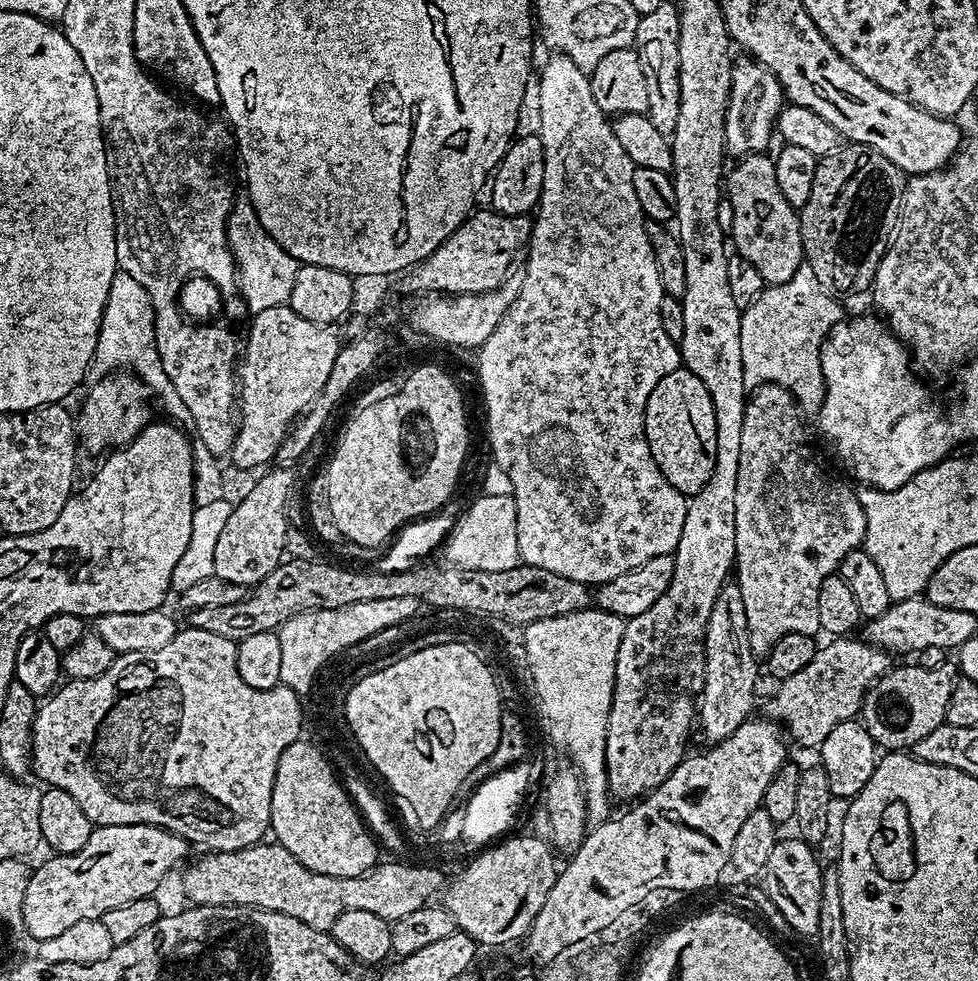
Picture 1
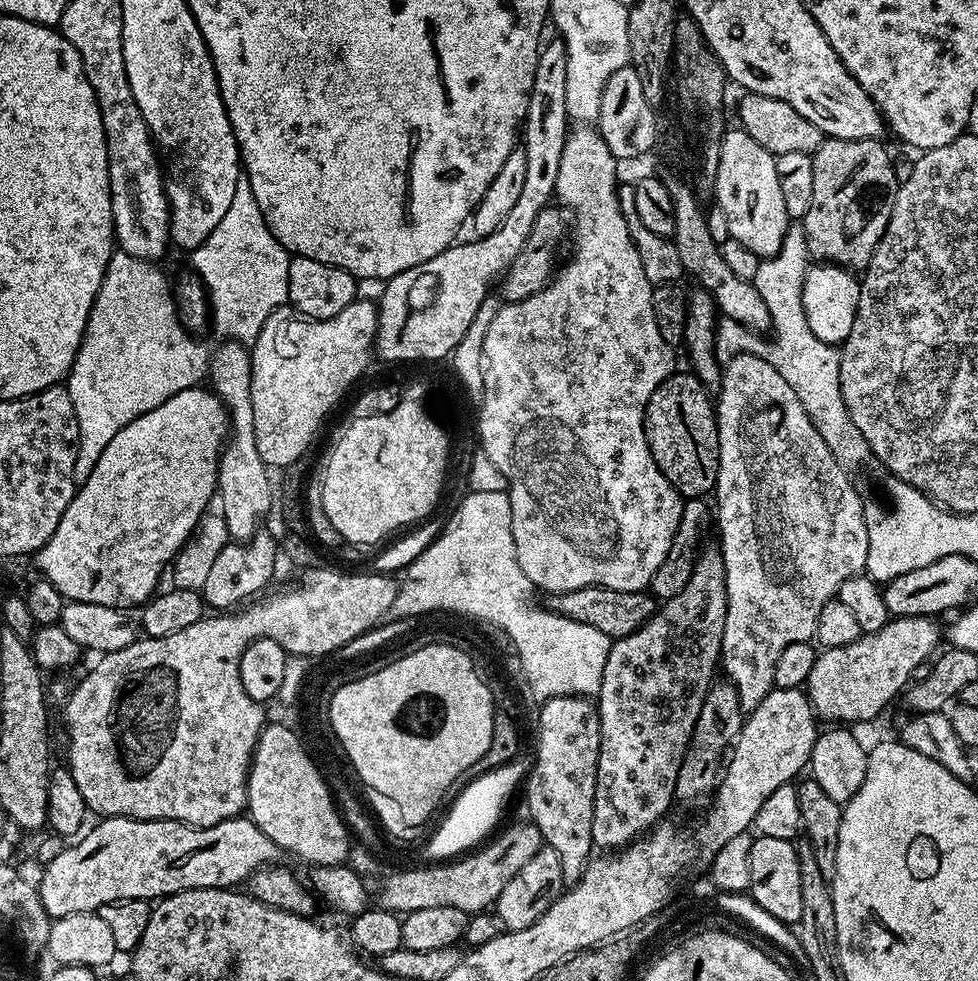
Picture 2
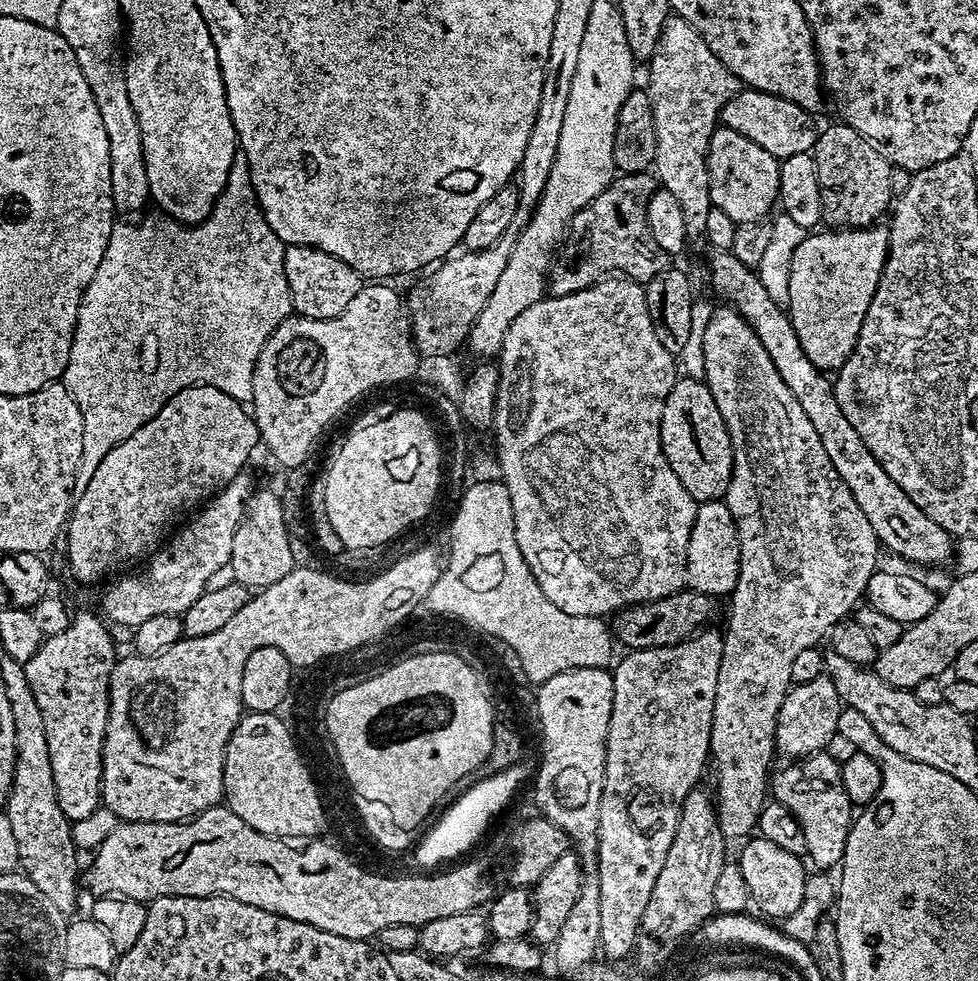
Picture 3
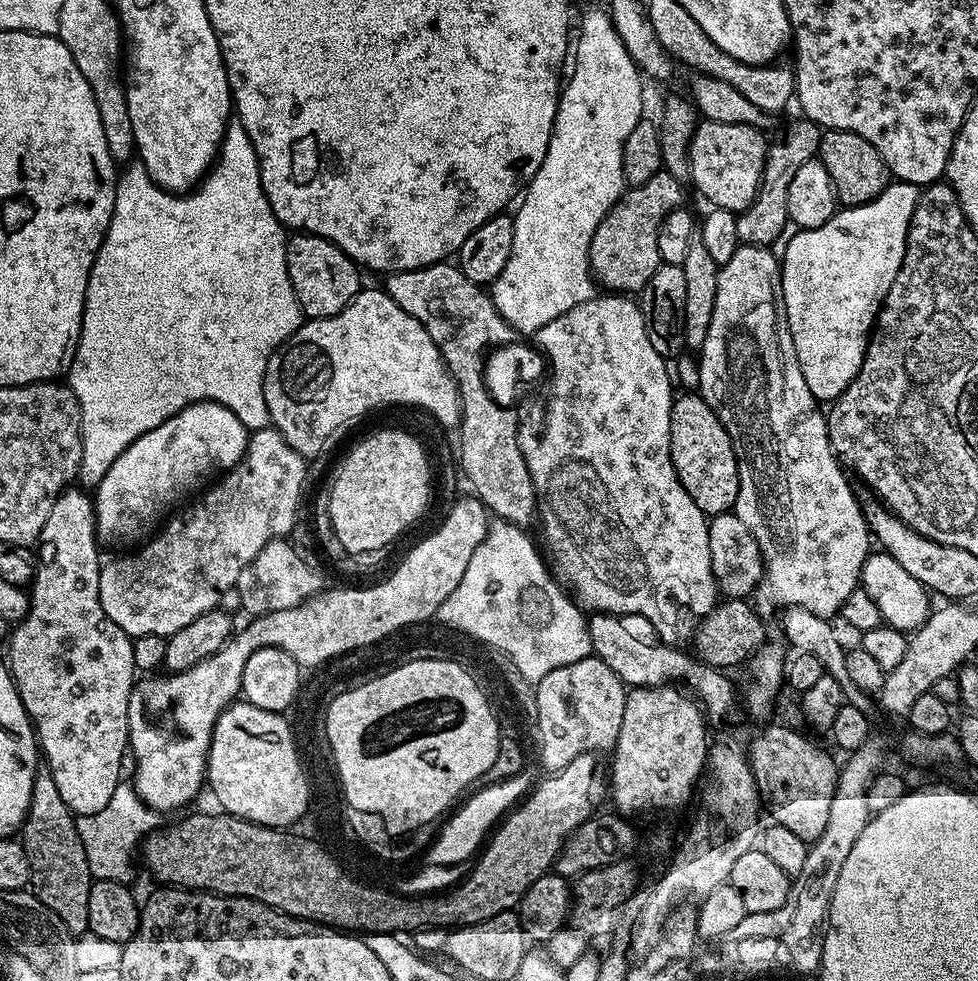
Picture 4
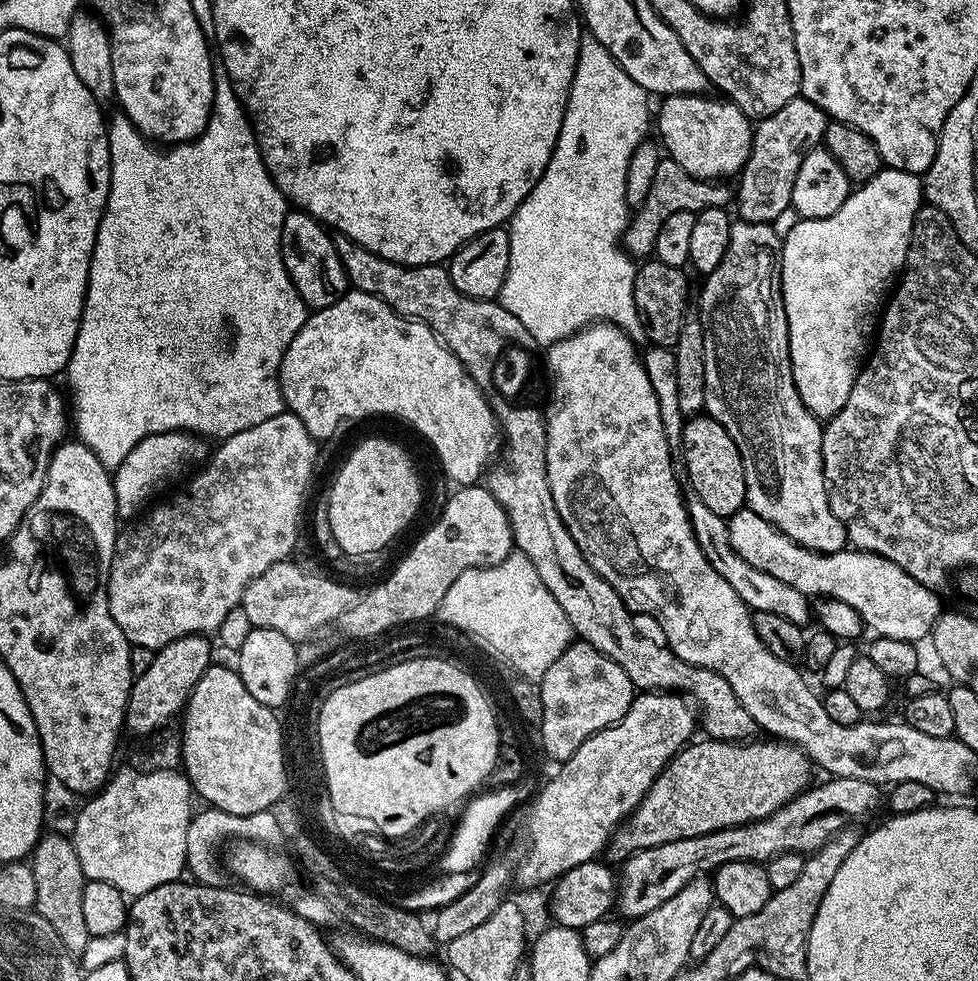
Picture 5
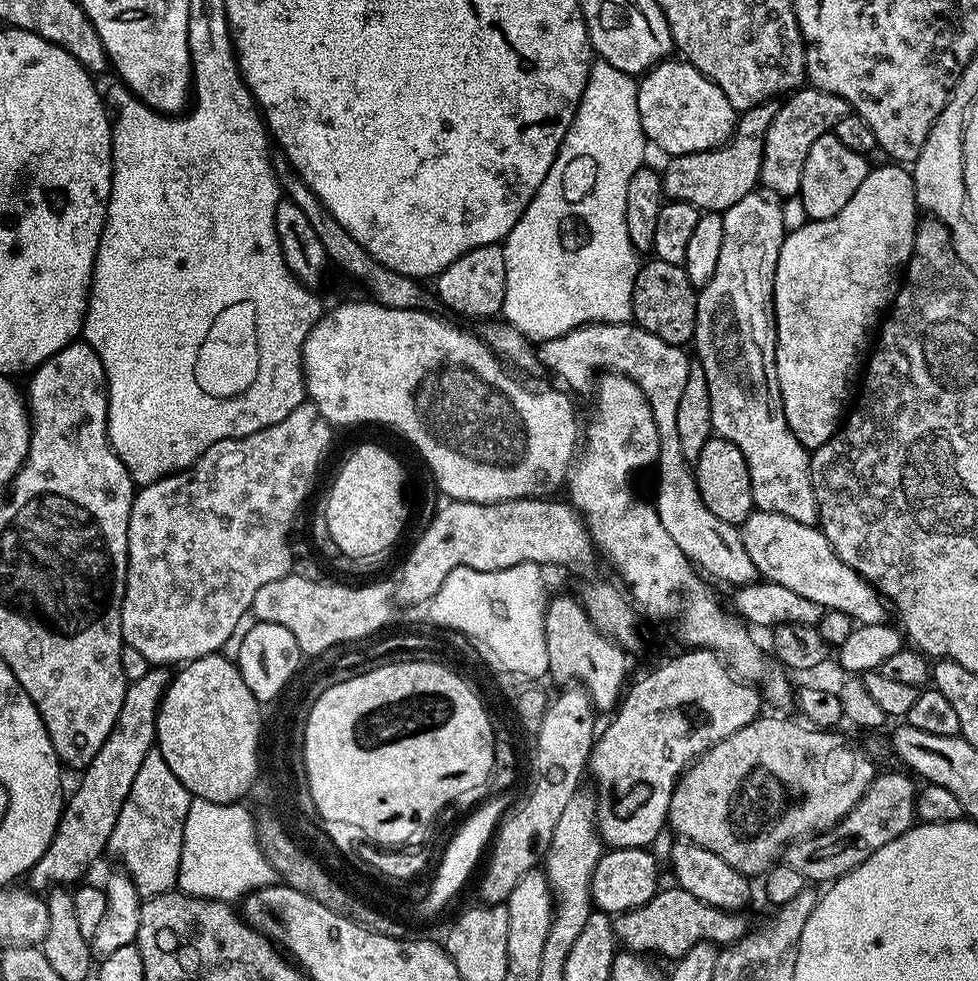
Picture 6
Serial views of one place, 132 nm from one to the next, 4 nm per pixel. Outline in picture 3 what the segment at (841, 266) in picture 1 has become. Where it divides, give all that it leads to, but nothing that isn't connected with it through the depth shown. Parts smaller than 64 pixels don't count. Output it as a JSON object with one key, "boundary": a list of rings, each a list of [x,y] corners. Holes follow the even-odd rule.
{"boundary":[[[843,122],[830,125],[817,135],[811,154],[820,187],[818,208],[824,211],[824,220],[828,223],[825,225],[836,230],[871,228],[884,211],[884,215],[889,211],[894,200],[894,169],[866,138],[862,138],[862,134],[858,134],[858,130]]]}

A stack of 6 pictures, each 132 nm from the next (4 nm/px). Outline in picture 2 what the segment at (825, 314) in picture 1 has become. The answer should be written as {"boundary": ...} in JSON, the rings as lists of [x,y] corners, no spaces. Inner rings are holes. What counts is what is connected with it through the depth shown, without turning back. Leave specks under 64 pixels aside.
{"boundary":[[[800,222],[789,223],[788,232],[777,256],[761,259],[758,274],[750,283],[762,294],[762,302],[766,304],[771,320],[770,334],[772,340],[763,340],[763,335],[746,330],[743,324],[725,319],[722,324],[728,332],[728,344],[732,348],[741,348],[741,353],[759,356],[766,361],[798,394],[798,402],[802,402],[802,410],[810,418],[814,430],[822,434],[822,442],[836,455],[836,461],[849,474],[860,472],[864,468],[864,456],[868,452],[868,444],[862,438],[862,430],[854,426],[850,414],[846,410],[846,402],[840,389],[840,348],[822,342],[810,330],[804,313],[804,275],[810,267],[808,243],[804,237],[804,225]]]}

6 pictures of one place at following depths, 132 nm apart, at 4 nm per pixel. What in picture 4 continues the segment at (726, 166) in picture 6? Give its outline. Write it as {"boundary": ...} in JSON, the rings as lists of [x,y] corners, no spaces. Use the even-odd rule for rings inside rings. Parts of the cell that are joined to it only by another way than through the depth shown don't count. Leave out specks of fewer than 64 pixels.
{"boundary":[[[662,170],[646,182],[631,185],[604,215],[594,230],[588,251],[588,267],[601,285],[609,284],[612,287],[609,289],[620,294],[636,294],[650,282],[650,274],[654,274],[662,263],[658,254],[658,230],[662,218],[685,203],[684,187],[678,178]]]}

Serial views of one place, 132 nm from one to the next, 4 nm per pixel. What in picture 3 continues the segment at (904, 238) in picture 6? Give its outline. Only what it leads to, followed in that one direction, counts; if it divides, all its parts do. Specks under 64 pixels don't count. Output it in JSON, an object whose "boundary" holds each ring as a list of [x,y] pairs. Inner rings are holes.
{"boundary":[[[880,227],[817,231],[815,234],[808,234],[794,251],[789,276],[788,312],[806,358],[818,369],[838,370],[846,363],[856,344],[862,318],[870,306],[870,298],[873,297],[888,257],[888,228]]]}

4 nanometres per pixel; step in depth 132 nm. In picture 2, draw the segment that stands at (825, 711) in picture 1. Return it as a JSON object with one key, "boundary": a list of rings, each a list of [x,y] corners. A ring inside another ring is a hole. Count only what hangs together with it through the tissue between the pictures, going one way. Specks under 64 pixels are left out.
{"boundary":[[[926,616],[892,618],[877,632],[865,632],[846,646],[823,649],[816,657],[814,670],[810,670],[806,685],[806,695],[812,704],[812,711],[817,717],[824,719],[825,716],[832,720],[828,722],[839,722],[844,726],[856,726],[852,724],[859,720],[874,719],[900,691],[901,695],[909,687],[914,666],[929,659],[937,651],[936,643],[942,640],[942,632],[932,624],[935,623]]]}

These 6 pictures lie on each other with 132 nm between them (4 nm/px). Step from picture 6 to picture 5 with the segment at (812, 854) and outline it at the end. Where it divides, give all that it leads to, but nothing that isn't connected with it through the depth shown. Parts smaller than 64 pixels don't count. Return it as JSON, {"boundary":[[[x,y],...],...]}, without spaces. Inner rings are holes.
{"boundary":[[[833,776],[825,781],[825,784],[810,786],[774,814],[754,820],[751,824],[714,830],[710,834],[666,842],[662,846],[643,848],[629,856],[621,865],[618,876],[617,913],[620,912],[626,920],[644,917],[678,894],[683,886],[699,876],[715,873],[726,862],[764,864],[778,854],[787,852],[814,853],[831,836],[860,822],[856,820],[866,819],[879,804],[881,807],[882,792],[875,784],[862,778],[841,776]]]}

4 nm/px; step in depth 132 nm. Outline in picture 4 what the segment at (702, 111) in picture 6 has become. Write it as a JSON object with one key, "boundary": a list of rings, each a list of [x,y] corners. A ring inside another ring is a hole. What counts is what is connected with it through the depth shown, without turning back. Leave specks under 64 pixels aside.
{"boundary":[[[701,119],[688,143],[688,175],[693,184],[709,201],[709,205],[725,208],[734,213],[751,207],[760,193],[760,179],[764,156],[768,153],[765,133],[759,128],[734,122],[714,122]]]}

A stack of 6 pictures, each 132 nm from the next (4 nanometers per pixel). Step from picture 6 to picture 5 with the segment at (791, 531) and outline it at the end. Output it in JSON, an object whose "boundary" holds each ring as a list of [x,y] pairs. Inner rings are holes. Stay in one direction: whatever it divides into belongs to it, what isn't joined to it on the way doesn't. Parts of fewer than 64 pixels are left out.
{"boundary":[[[747,506],[727,517],[727,522],[730,546],[738,558],[744,558],[758,570],[766,570],[766,574],[786,582],[786,586],[794,586],[794,590],[803,596],[828,596],[831,600],[846,602],[846,606],[854,606],[865,625],[871,631],[873,628],[877,637],[911,642],[927,641],[931,637],[932,627],[942,614],[937,593],[922,582],[910,578],[910,574],[906,574],[906,570],[900,566],[894,566],[894,562],[873,552],[815,552],[804,548],[766,522],[766,518],[758,518],[758,514],[754,514],[754,510]]]}

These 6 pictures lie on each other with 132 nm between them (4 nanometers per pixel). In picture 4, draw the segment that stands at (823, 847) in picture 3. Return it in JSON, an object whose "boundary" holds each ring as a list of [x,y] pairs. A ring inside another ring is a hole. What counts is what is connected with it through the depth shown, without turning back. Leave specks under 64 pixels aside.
{"boundary":[[[768,724],[746,744],[746,755],[754,774],[754,782],[760,791],[760,799],[766,805],[767,815],[769,812],[771,819],[786,826],[786,830],[794,830],[798,838],[806,842],[817,840],[822,830],[826,830],[826,822],[830,818],[830,802],[836,793],[838,764],[832,761],[831,754],[784,724]]]}

